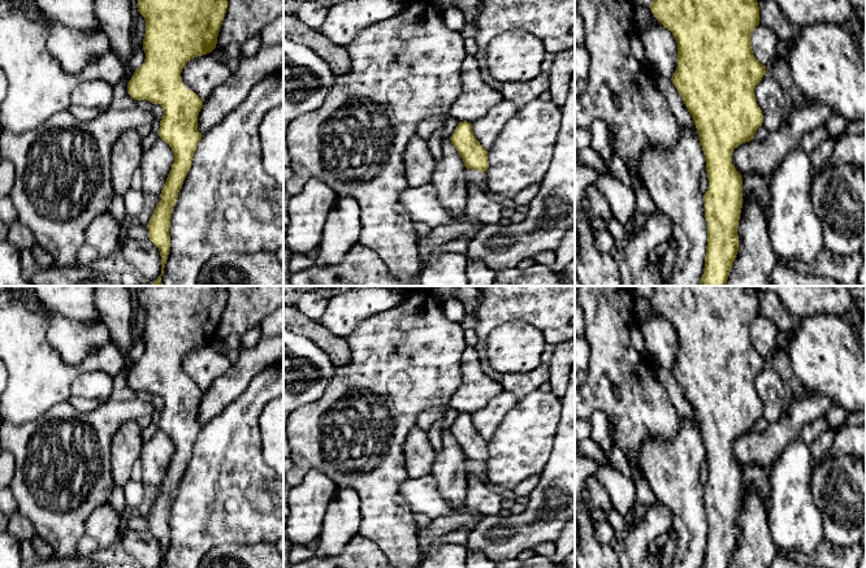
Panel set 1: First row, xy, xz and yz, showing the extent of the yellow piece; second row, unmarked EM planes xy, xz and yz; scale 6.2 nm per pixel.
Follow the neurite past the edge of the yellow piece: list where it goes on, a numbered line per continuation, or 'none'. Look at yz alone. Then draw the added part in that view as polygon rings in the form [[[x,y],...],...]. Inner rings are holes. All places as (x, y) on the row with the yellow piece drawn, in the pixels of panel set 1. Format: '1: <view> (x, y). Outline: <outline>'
none

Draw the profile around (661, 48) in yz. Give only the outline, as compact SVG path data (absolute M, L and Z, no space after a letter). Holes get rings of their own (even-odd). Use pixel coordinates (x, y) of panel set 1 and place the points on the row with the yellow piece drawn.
M663 25L635 29L645 49L646 65L654 74L672 78L677 66L677 43Z

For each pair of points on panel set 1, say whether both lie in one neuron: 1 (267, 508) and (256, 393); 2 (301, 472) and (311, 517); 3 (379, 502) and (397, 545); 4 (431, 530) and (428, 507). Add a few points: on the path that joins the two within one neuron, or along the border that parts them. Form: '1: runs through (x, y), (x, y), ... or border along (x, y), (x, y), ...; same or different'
1: runs through (246, 480), (246, 421); same
2: border along (332, 478), (312, 468), (297, 485); different
3: runs through (384, 512), (395, 534); same
4: border along (462, 512), (437, 516), (432, 520); different

